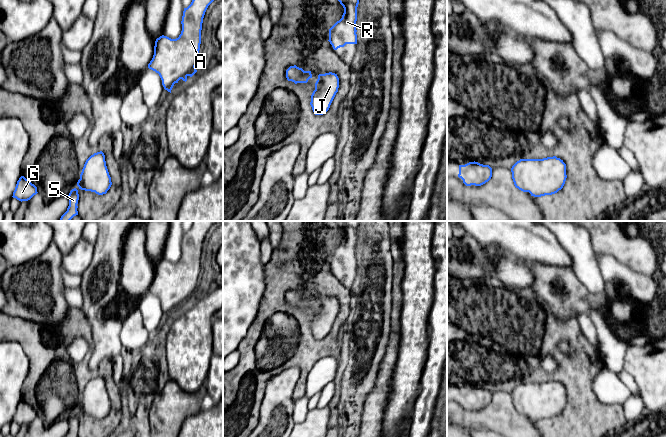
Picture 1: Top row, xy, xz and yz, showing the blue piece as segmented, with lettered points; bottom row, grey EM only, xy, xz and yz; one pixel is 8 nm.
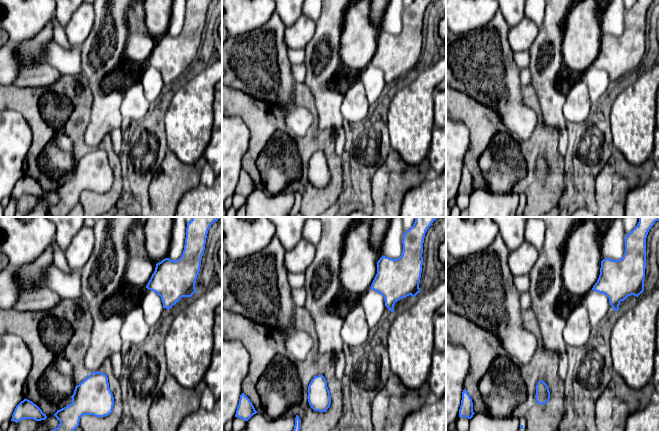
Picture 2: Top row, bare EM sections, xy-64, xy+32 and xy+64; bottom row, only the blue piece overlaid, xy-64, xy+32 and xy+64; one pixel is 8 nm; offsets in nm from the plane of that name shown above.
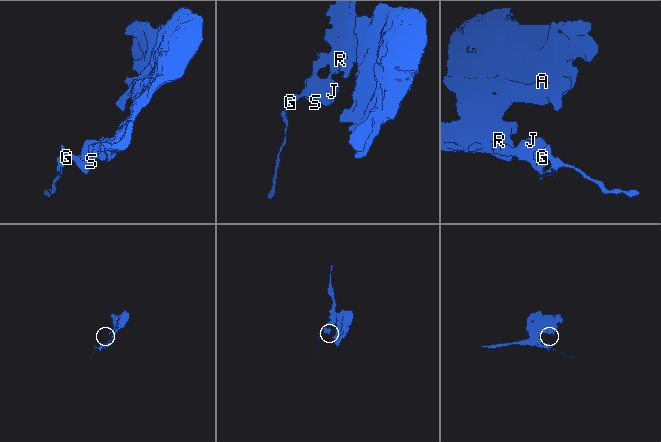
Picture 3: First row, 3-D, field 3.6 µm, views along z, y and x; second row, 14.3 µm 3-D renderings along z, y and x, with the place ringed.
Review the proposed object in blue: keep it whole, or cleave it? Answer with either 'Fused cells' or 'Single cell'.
Single cell

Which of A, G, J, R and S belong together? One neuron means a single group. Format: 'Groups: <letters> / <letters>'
Groups: A G J R S

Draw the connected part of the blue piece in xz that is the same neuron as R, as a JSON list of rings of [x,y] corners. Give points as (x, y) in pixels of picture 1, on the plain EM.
[[[339,221],[344,232],[342,242],[329,253],[329,266],[334,274],[346,268],[357,268],[357,231],[359,221]]]

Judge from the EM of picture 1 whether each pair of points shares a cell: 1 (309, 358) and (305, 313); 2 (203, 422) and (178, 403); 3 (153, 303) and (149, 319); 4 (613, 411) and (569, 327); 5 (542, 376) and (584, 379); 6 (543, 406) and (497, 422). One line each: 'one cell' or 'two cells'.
1: one cell
2: two cells
3: one cell
4: one cell
5: one cell
6: one cell

